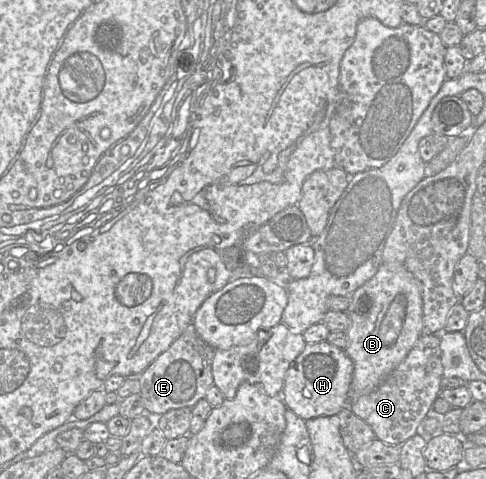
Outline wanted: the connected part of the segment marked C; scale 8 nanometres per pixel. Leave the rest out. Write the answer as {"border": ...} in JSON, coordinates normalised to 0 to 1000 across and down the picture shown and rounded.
{"border":[[[870,695],[831,752],[759,820],[718,835],[722,858],[749,877],[786,923],[825,931],[858,904],[909,814],[912,762],[903,697]]]}

